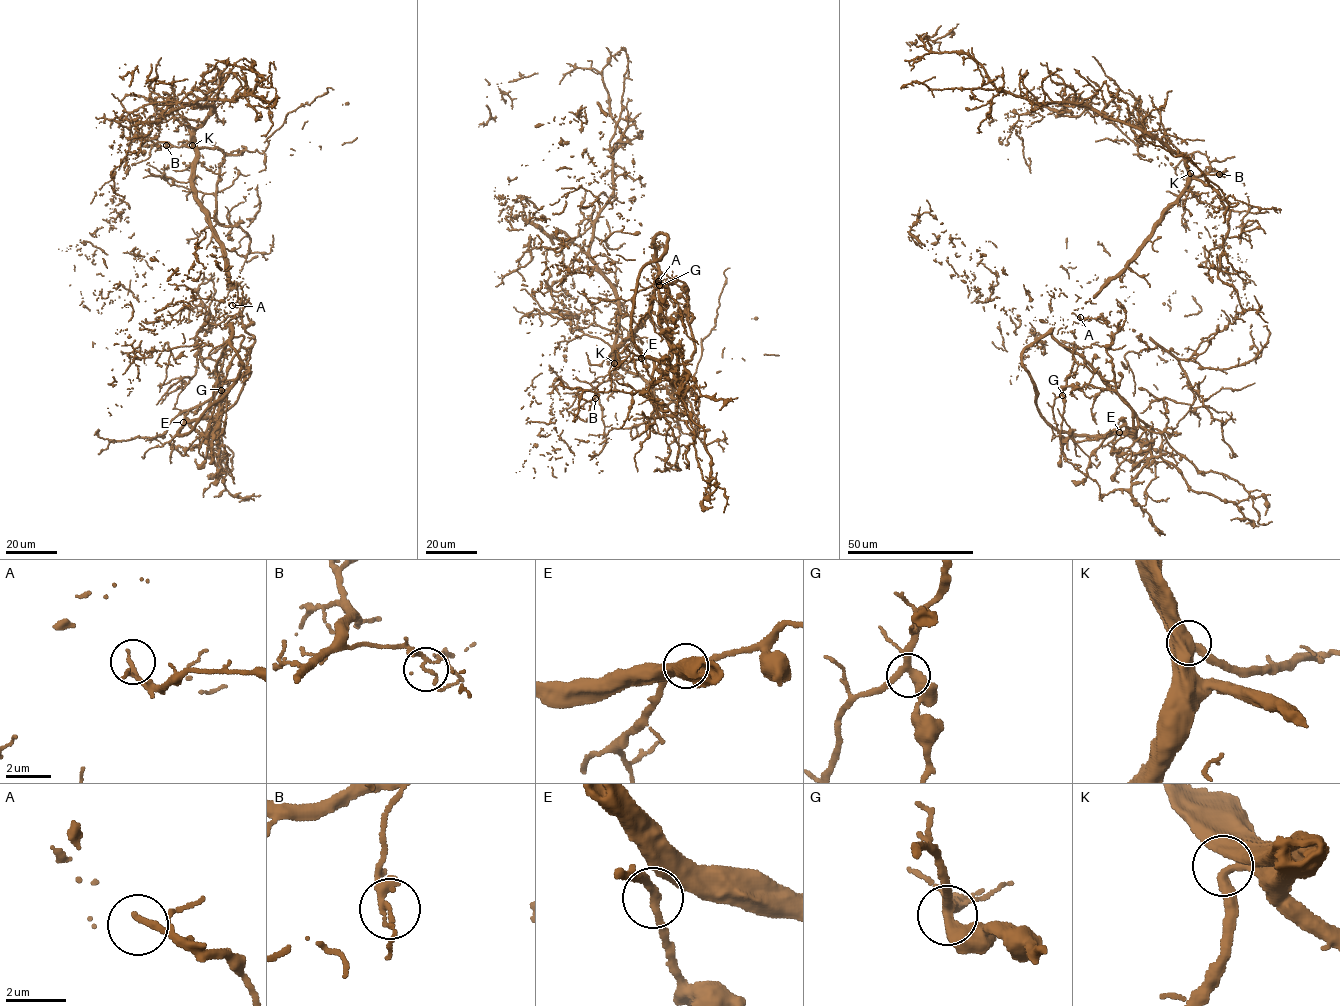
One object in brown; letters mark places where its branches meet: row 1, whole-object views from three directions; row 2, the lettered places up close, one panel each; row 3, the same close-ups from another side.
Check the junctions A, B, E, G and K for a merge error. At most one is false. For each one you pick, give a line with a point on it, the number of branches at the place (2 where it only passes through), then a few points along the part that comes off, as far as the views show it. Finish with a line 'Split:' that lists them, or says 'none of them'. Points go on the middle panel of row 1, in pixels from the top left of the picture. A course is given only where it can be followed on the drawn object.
B: (595, 398) | 2 | (595, 398), (560, 369), (535, 444), (565, 471), (586, 422), (533, 396), (555, 347), (521, 285)
Split: B

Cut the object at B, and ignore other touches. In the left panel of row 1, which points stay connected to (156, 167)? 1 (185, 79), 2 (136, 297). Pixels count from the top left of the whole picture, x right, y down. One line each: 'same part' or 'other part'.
1: other part
2: other part

